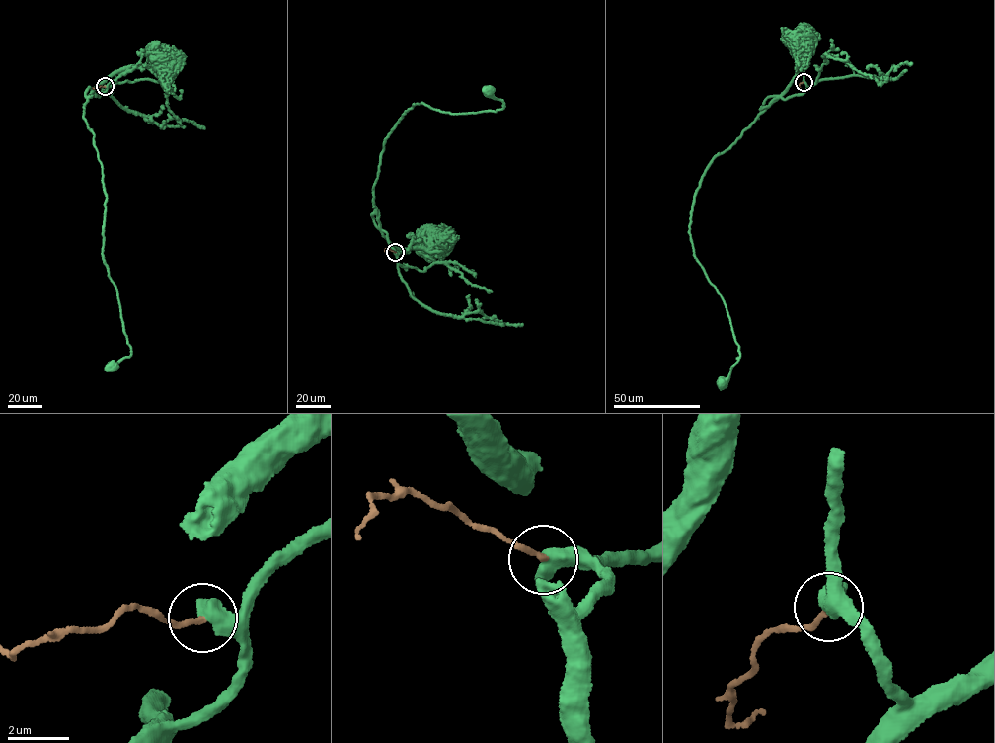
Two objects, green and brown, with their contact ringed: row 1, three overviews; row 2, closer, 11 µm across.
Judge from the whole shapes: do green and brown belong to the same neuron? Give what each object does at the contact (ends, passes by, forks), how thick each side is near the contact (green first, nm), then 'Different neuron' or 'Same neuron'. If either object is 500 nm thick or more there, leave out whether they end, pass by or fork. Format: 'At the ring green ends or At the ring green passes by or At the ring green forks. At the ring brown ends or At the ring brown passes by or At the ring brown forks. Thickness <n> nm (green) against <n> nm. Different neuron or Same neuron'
Thickness 700 nm (green) against 180 nm. Different neuron

